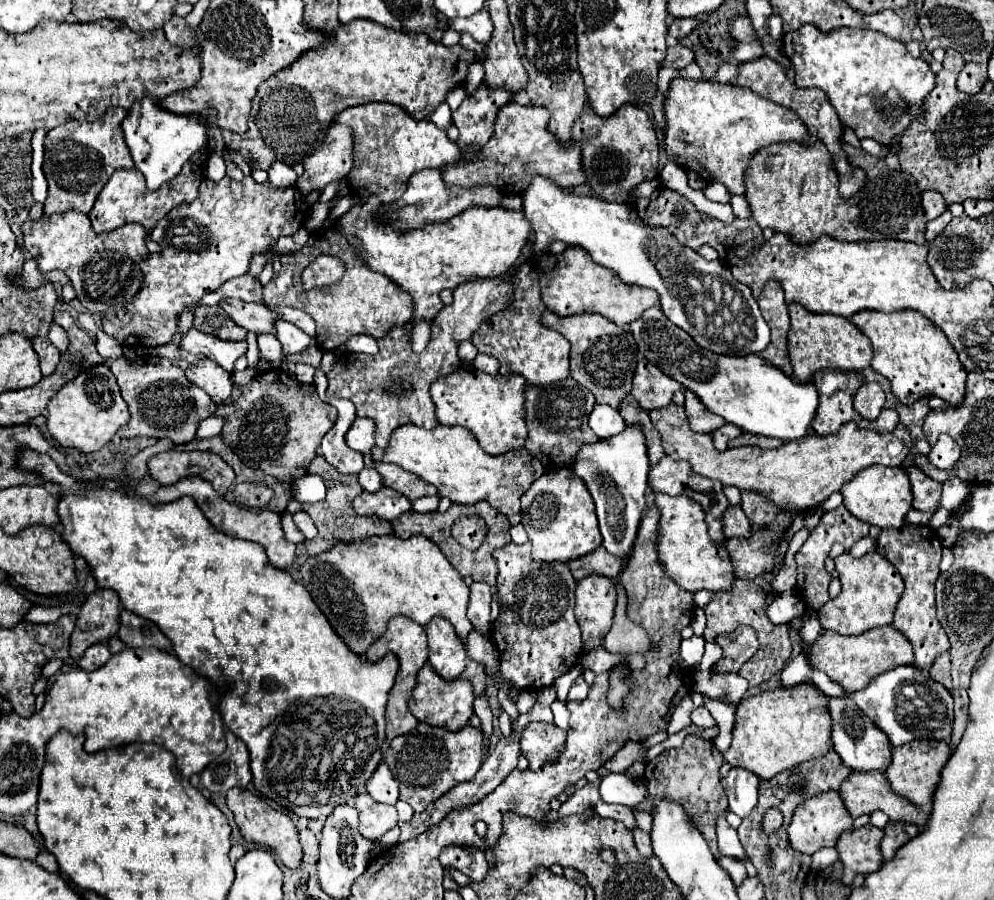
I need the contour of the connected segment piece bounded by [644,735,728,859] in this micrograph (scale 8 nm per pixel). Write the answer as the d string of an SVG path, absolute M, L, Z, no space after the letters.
M688 735L680 749L666 749L658 757L648 761L644 773L650 795L668 797L678 805L682 805L690 815L690 819L694 821L694 825L704 835L704 839L708 841L710 851L714 853L716 859L720 859L720 853L716 849L716 817L728 809L728 799L720 785L720 773L718 773L722 763L724 757L718 753L712 741Z

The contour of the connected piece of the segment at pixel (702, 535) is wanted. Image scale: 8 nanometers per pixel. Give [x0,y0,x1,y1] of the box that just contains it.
[654,495,736,591]

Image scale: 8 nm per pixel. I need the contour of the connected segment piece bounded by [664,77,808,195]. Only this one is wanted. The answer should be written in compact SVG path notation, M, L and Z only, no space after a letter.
M674 79L672 87L666 95L666 153L678 155L682 167L690 167L702 175L706 183L722 183L734 195L744 195L744 177L750 165L750 159L760 149L772 143L808 143L808 129L804 121L796 115L796 111L782 107L766 97L760 97L748 87L736 85L720 85L712 81L692 81L692 79Z

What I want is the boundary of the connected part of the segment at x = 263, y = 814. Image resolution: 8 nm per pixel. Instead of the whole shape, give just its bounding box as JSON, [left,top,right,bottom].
[226,787,302,869]

